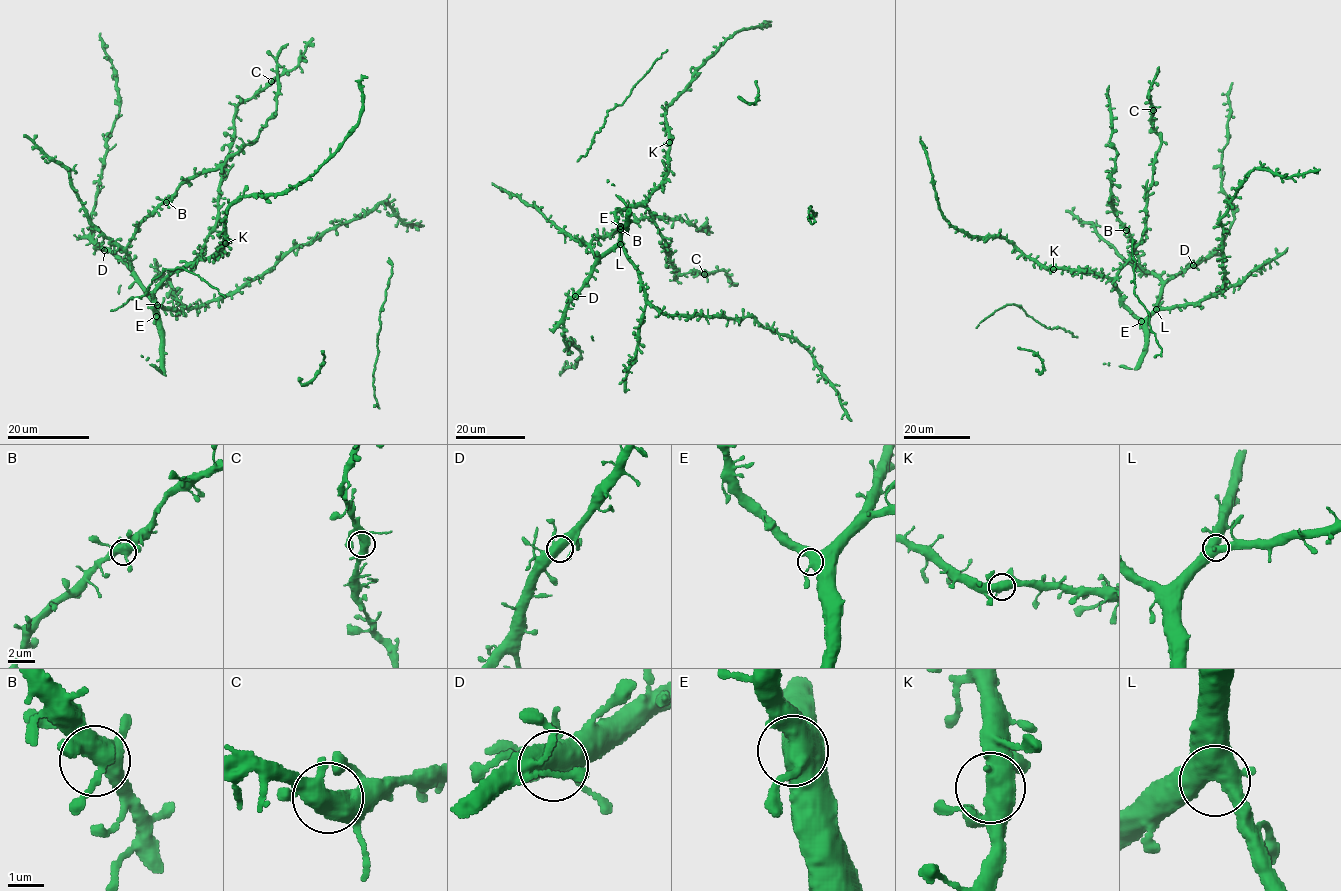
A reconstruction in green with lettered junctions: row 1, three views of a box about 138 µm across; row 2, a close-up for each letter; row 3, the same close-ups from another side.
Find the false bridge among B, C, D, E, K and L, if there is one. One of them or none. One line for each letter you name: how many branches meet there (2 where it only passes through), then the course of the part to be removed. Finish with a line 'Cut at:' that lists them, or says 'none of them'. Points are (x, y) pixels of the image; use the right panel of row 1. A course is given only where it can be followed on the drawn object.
Cut at: none of them

